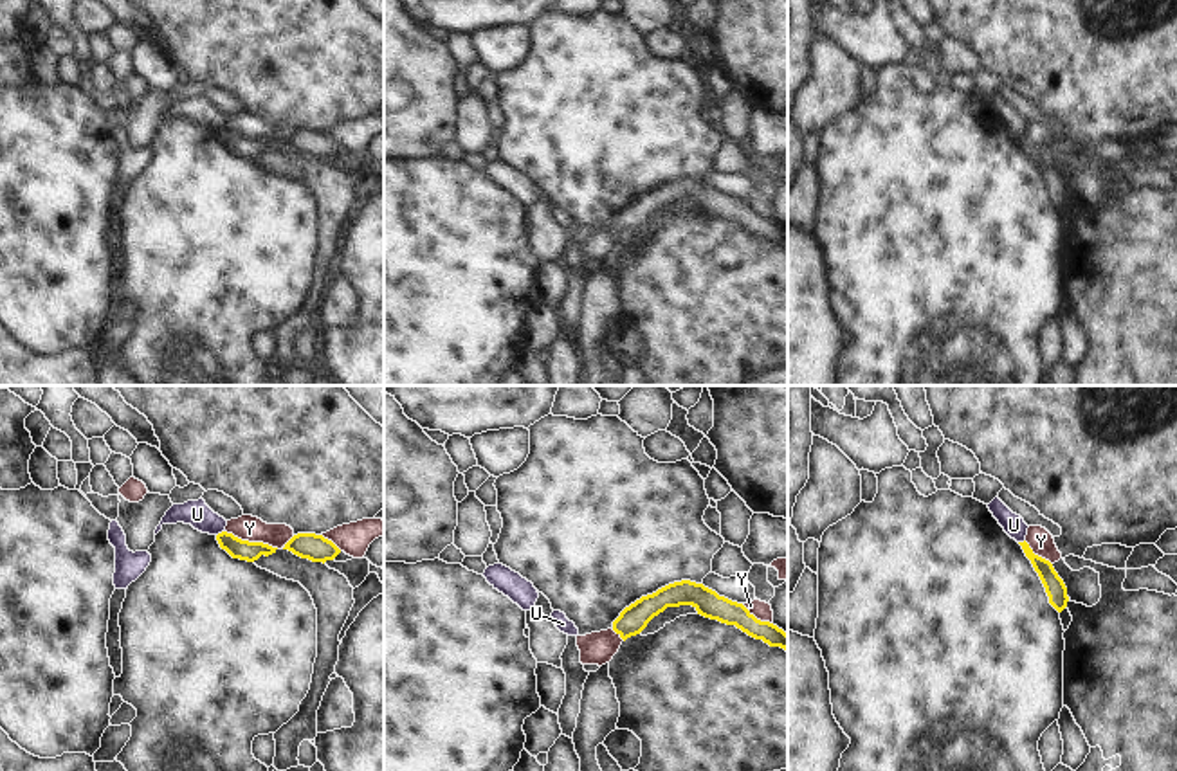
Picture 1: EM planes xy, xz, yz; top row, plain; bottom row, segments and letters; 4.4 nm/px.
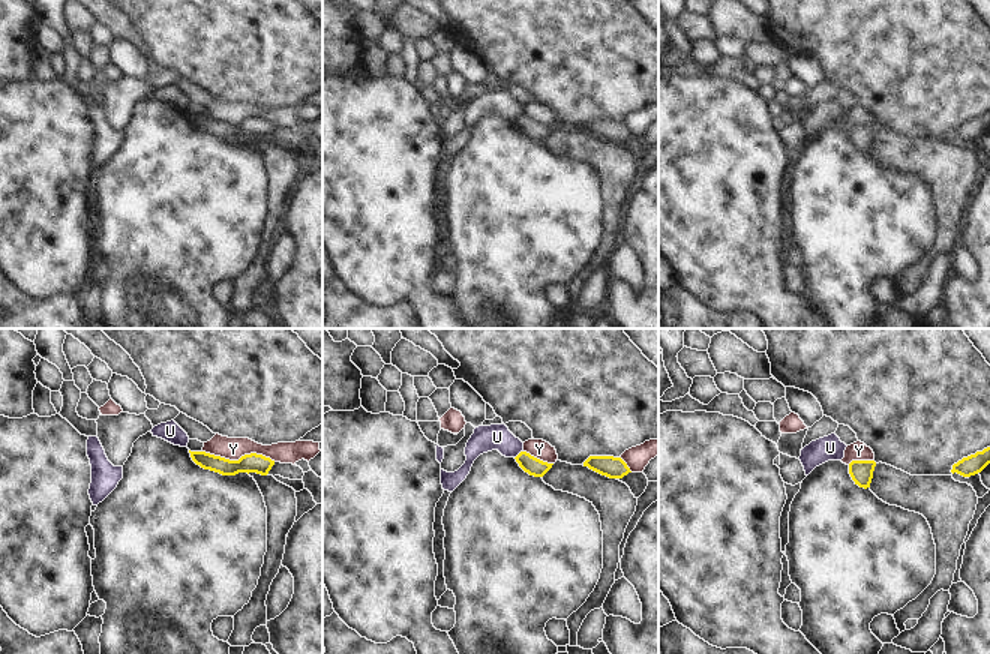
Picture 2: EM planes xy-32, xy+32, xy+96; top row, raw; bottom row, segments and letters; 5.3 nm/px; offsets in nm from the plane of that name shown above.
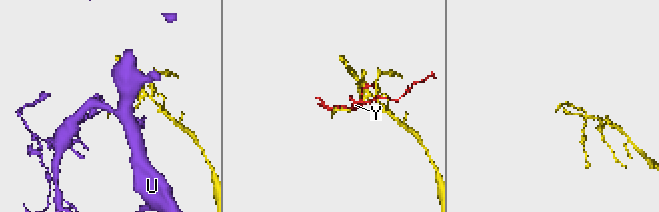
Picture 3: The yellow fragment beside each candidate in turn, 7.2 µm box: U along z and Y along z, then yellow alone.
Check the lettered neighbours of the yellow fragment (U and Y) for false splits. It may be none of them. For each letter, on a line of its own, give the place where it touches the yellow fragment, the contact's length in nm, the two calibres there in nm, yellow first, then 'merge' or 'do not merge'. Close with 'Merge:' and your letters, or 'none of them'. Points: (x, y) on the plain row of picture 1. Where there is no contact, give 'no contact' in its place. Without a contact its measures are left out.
U: xy (222, 128) | 50 nm | 90/120 nm | do not merge
Y: xy (253, 139) | 260 nm | 90/110 nm | do not merge
Merge: none of them

